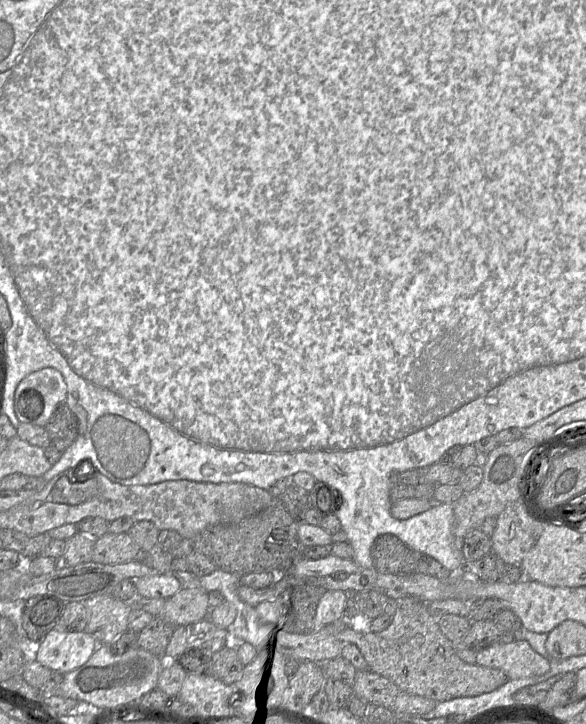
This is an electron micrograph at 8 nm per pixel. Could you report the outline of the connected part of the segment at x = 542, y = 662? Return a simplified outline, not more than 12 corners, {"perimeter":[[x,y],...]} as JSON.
{"perimeter":[[526,640],[479,648],[476,664],[508,679],[541,676],[549,659]]}

